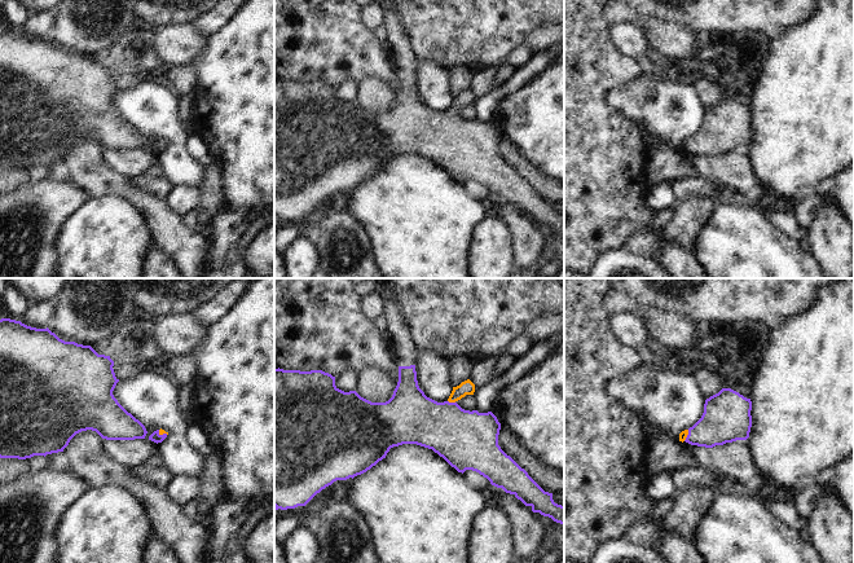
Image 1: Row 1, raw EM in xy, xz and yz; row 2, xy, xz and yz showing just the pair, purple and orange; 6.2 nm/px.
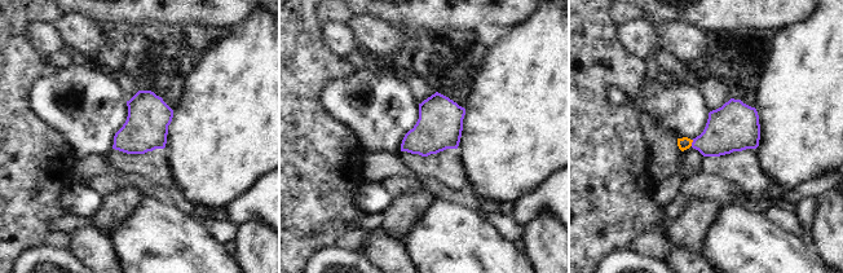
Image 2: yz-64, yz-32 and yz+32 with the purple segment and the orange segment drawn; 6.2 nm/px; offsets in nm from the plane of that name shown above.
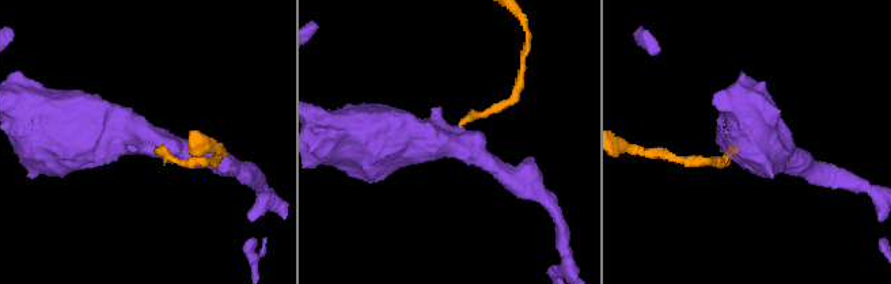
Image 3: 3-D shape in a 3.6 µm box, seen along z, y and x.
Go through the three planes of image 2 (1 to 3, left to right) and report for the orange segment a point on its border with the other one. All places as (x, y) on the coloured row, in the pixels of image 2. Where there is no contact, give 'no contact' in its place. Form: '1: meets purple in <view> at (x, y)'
1: no contact
2: no contact
3: meets purple in yz+32 at (692, 142)

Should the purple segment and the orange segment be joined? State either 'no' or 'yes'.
yes

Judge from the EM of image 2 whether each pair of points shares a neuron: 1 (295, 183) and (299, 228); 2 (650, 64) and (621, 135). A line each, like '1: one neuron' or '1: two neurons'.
1: one neuron
2: two neurons

